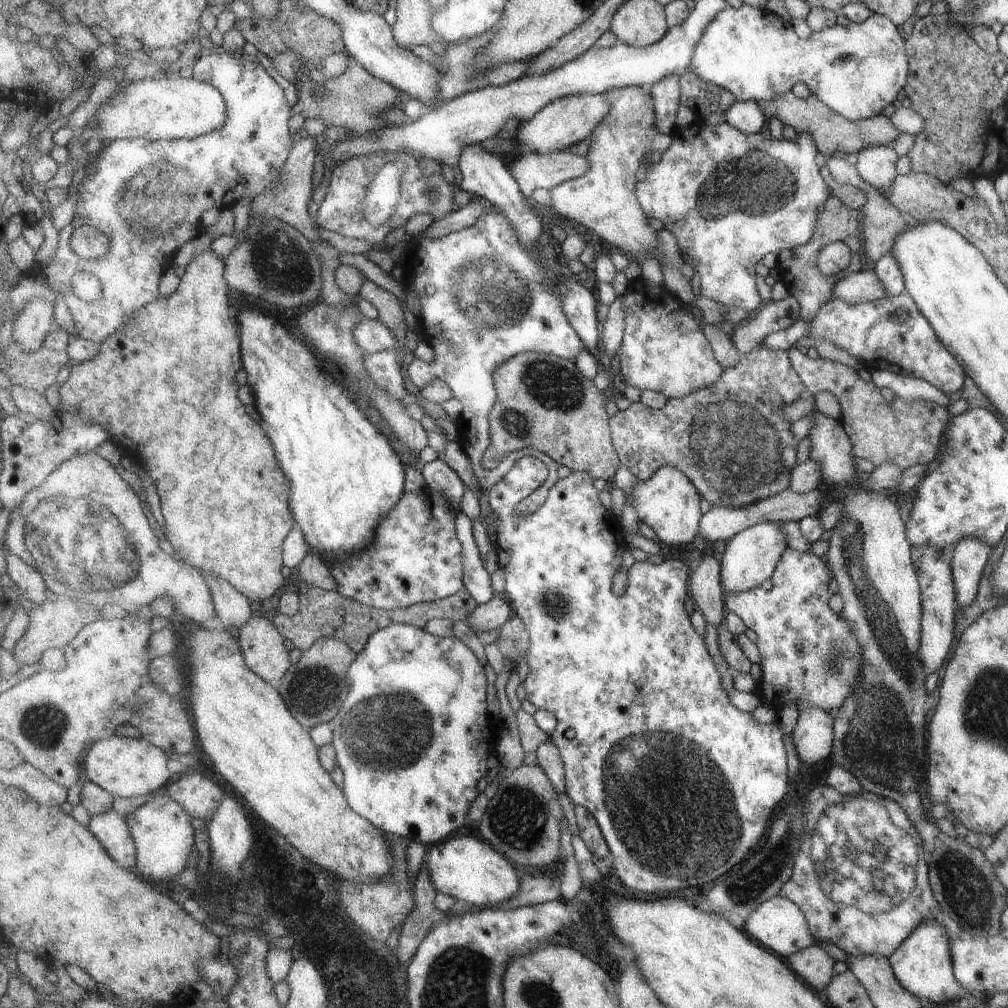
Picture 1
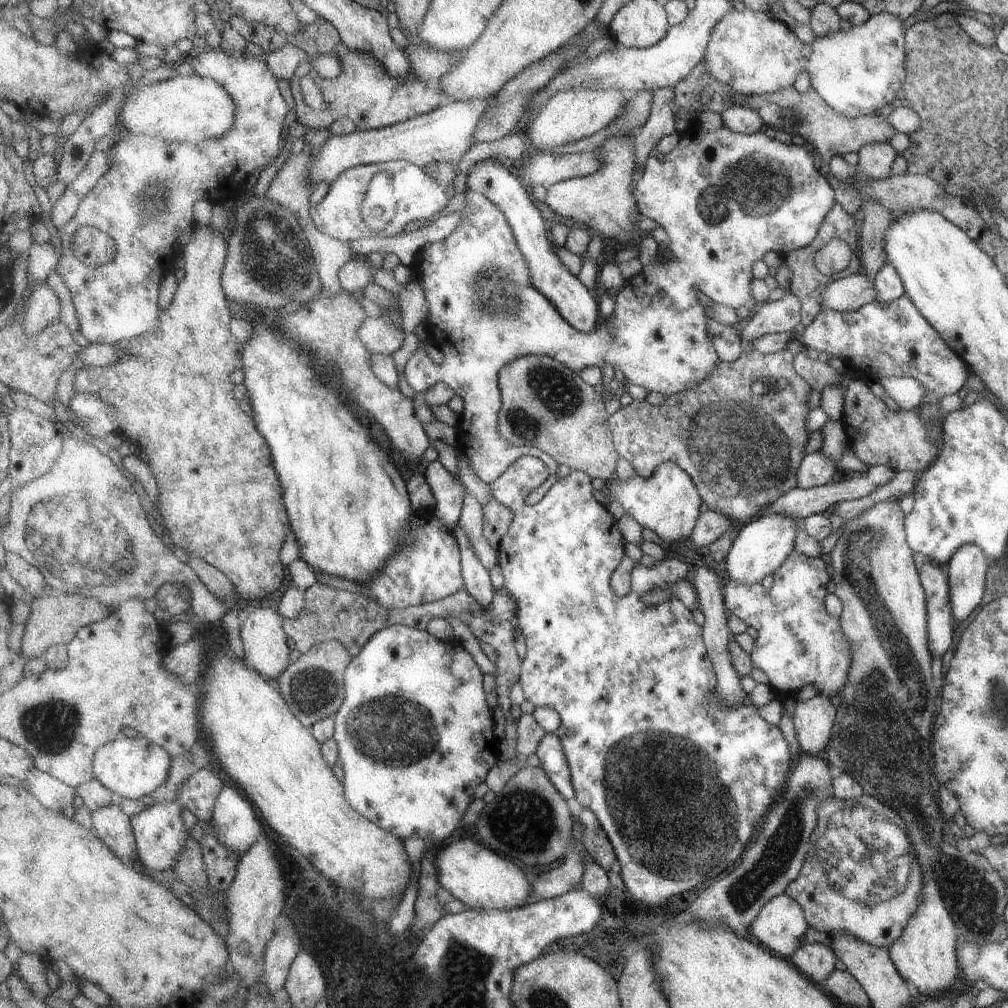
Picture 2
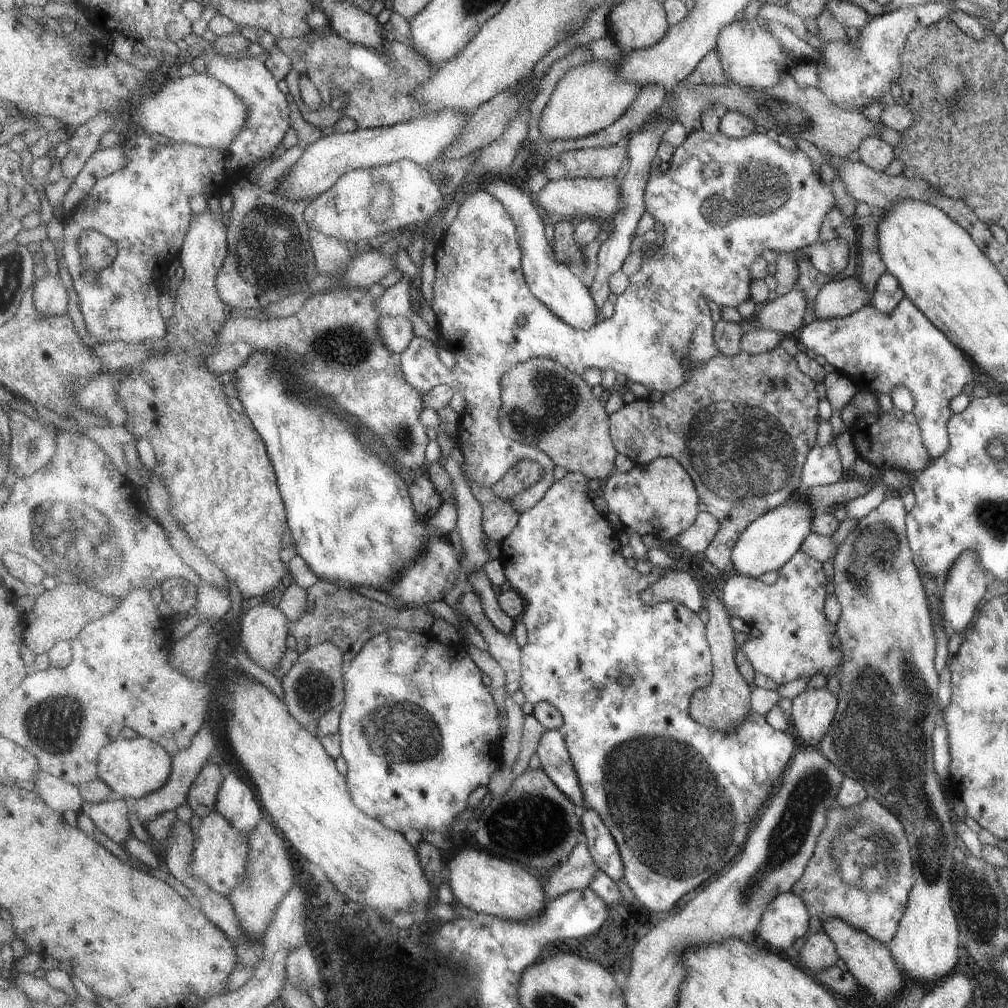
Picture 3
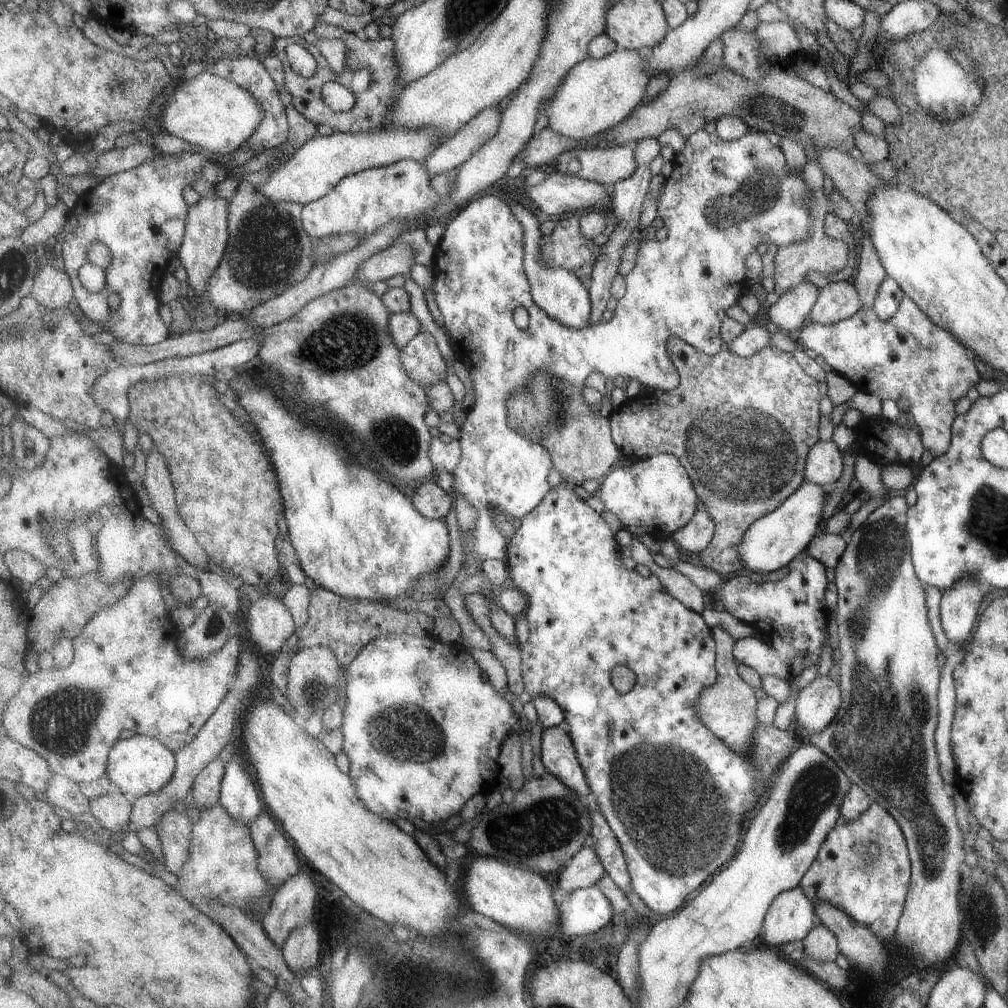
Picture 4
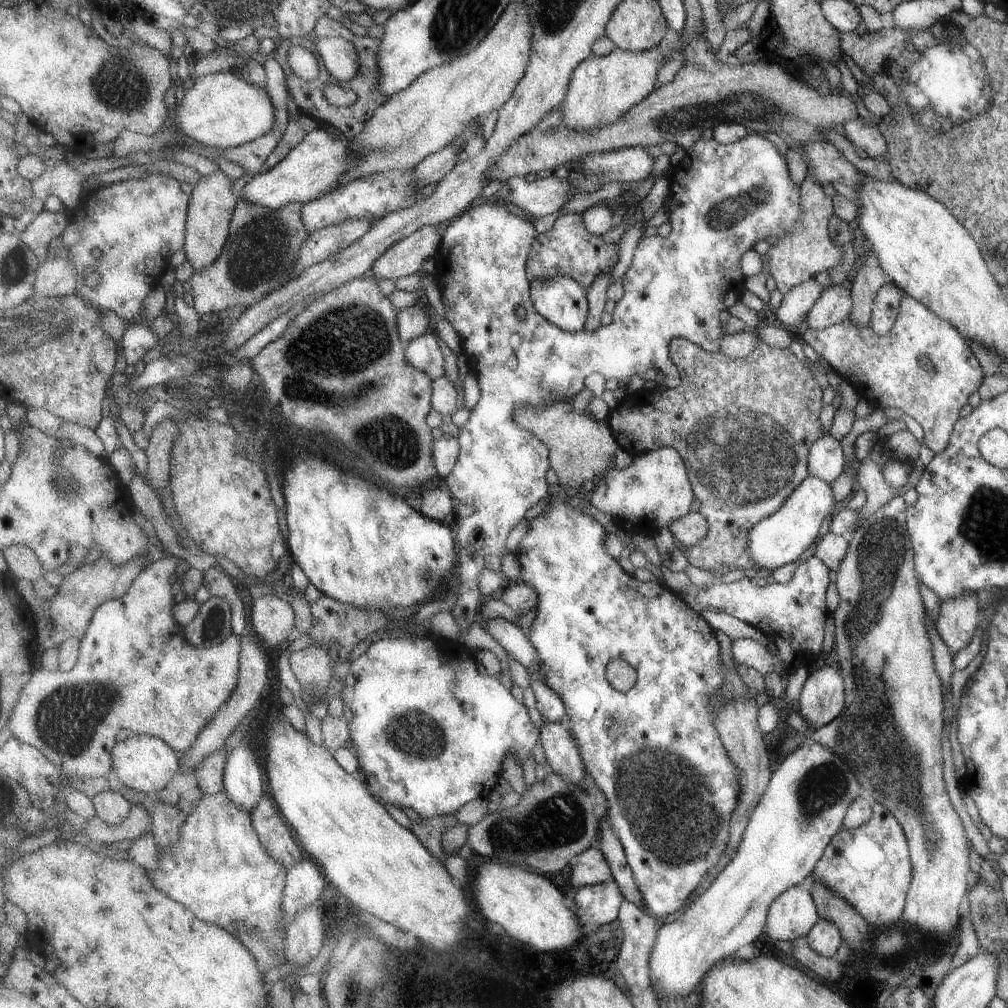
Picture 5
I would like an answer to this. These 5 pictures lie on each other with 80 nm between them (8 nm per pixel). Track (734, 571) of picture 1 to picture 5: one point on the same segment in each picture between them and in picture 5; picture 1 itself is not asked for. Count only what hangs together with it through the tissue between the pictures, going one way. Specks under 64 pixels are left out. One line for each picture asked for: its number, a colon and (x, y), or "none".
2: (761, 546)
3: (772, 539)
4: (770, 542)
5: (779, 539)

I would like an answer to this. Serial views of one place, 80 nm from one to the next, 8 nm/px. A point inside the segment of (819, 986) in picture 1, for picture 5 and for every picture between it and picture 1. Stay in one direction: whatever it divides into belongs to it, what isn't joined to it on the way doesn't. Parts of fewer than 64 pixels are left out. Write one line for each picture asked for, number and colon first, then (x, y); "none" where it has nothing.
2: (816, 960)
3: (818, 953)
4: (821, 945)
5: (825, 937)

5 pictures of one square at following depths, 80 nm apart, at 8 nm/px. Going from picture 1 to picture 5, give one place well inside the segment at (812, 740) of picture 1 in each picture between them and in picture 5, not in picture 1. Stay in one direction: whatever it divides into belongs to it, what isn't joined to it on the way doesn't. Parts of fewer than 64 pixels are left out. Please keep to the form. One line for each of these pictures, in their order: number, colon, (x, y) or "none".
2: (812, 719)
3: (812, 711)
4: (816, 704)
5: (821, 699)

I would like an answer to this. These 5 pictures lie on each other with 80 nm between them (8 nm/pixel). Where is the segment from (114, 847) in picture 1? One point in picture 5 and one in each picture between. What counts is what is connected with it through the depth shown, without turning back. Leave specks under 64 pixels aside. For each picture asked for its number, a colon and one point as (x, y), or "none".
2: (114, 827)
3: (111, 817)
4: (113, 811)
5: (112, 807)

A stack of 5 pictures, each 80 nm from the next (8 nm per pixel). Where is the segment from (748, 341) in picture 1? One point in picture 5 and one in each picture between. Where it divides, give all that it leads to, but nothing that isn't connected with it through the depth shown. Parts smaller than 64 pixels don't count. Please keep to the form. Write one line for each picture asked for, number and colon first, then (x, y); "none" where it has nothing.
2: (780, 316)
3: (784, 315)
4: (790, 309)
5: (795, 304)

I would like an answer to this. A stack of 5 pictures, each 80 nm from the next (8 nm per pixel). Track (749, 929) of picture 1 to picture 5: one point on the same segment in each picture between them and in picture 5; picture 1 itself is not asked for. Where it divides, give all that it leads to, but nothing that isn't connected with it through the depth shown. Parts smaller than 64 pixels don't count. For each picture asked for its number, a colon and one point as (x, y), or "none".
2: (781, 924)
3: (785, 918)
4: (790, 916)
5: (792, 914)

